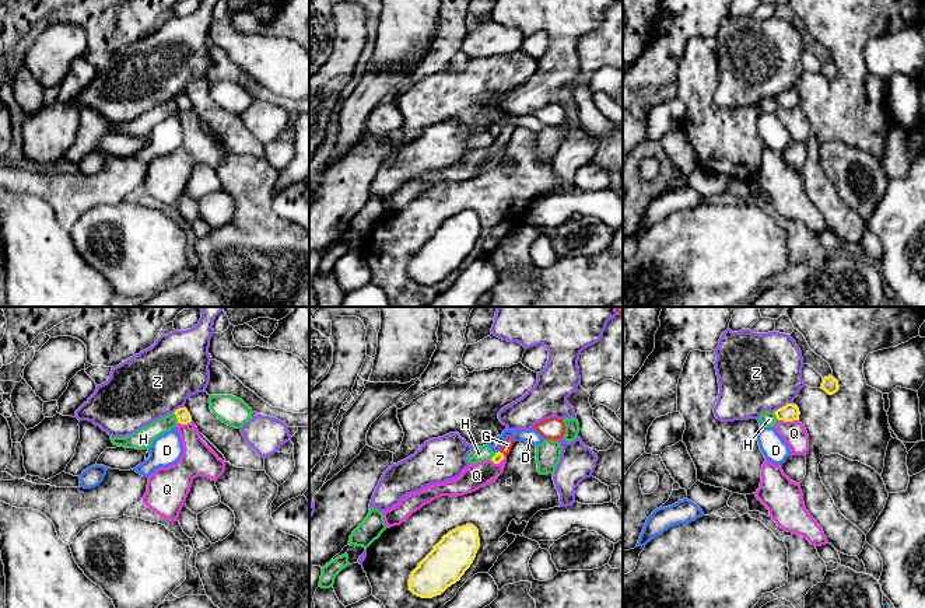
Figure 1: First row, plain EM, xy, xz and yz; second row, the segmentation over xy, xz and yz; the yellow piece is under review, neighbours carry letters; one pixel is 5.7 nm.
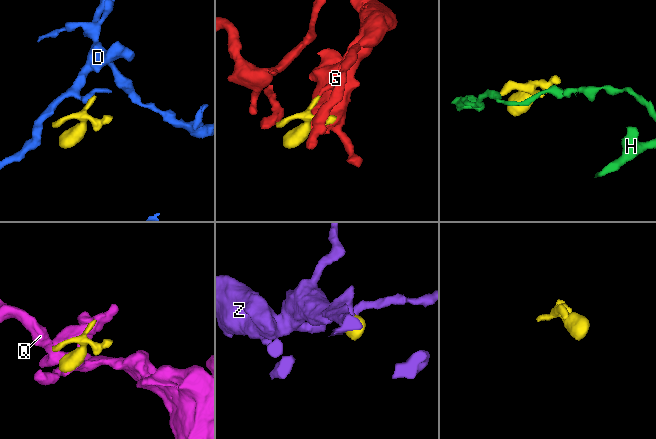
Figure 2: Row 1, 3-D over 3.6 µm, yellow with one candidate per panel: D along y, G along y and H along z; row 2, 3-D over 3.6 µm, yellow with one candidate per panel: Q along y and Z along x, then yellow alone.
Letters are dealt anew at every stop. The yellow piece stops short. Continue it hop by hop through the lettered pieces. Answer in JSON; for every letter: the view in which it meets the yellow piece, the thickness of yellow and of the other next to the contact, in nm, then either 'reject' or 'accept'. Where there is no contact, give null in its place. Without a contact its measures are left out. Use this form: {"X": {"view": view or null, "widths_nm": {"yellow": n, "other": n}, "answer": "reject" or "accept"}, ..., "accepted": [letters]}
{"D": {"view": "xz", "widths_nm": {"yellow": 60, "other": 80}, "answer": "reject"}, "G": {"view": "xz", "widths_nm": {"yellow": 60, "other": 60}, "answer": "accept"}, "H": {"view": "xy", "widths_nm": {"yellow": 80, "other": 120}, "answer": "reject"}, "Q": {"view": "yz", "widths_nm": {"yellow": 100, "other": 140}, "answer": "reject"}, "Z": {"view": "yz", "widths_nm": {"yellow": 100, "other": 440}, "answer": "reject"}, "accepted": ["G"]}

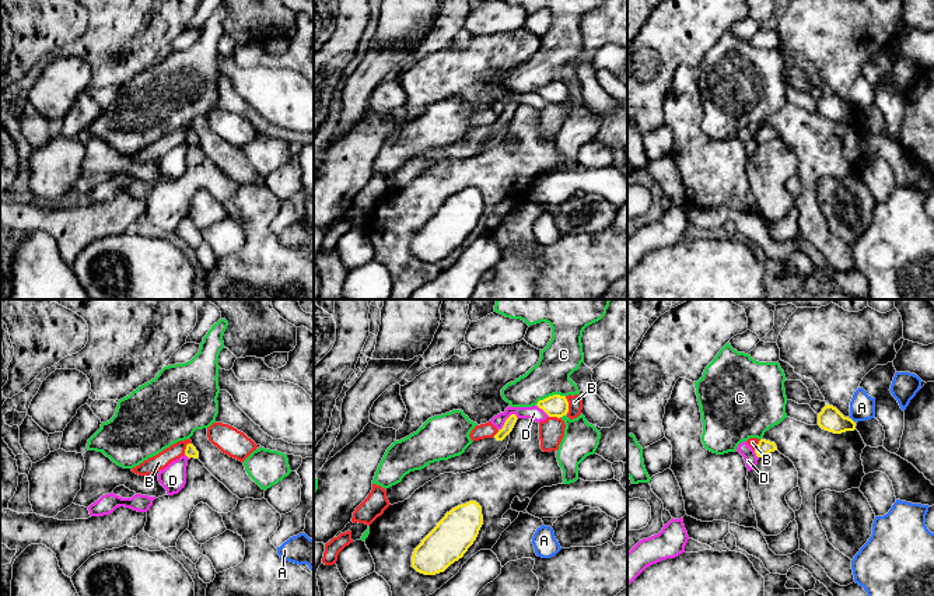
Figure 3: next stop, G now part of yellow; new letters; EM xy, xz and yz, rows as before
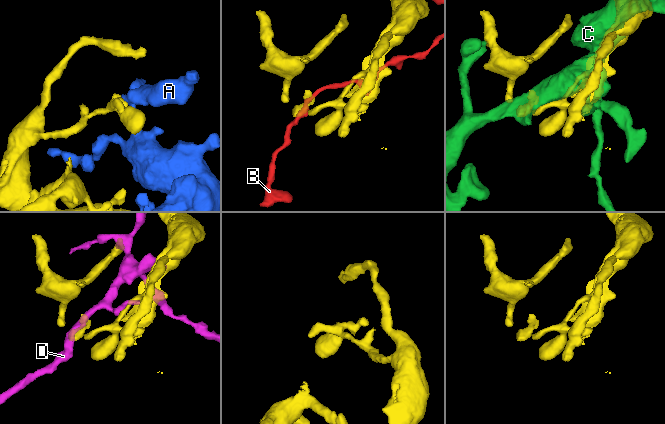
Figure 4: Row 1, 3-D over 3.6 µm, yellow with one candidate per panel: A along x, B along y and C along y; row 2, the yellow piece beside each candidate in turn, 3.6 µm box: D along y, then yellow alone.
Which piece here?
{"A": {"view": "yz", "widths_nm": {"yellow": 140, "other": 140}, "answer": "reject"}, "B": {"view": "xz", "widths_nm": {"yellow": 130, "other": 80}, "answer": "reject"}, "C": {"view": "xz", "widths_nm": {"yellow": 130, "other": 220}, "answer": "reject"}, "D": {"view": "xz", "widths_nm": {"yellow": 60, "other": 80}, "answer": "reject"}, "accepted": []}

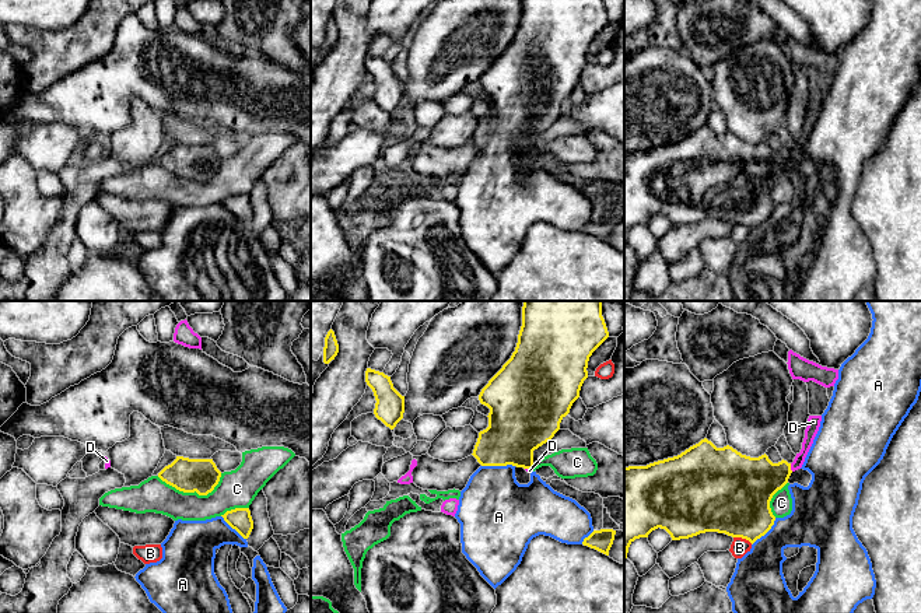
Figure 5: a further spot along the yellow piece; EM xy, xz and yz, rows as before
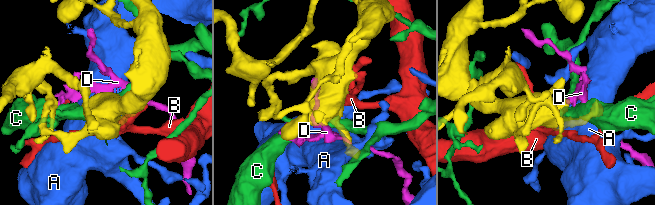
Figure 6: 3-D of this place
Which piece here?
{"A": {"view": "xz", "widths_nm": {"yellow": 320, "other": 400}, "answer": "accept"}, "B": {"view": "yz", "widths_nm": {"yellow": 440, "other": 100}, "answer": "reject"}, "C": {"view": "xy", "widths_nm": {"yellow": 190, "other": 220}, "answer": "reject"}, "D": {"view": "yz", "widths_nm": {"yellow": 300, "other": 70}, "answer": "reject"}, "accepted": ["A"]}

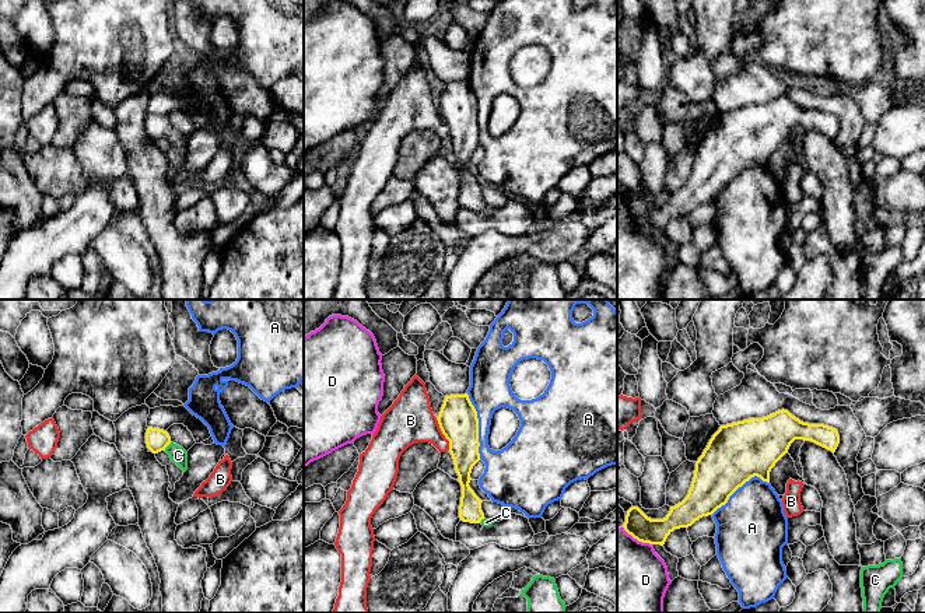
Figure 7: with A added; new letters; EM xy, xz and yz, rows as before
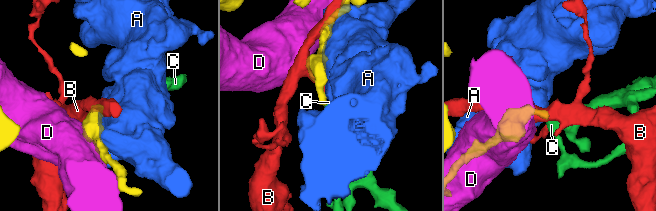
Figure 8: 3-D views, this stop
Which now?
{"A": {"view": "xz", "widths_nm": {"yellow": 220, "other": 240}, "answer": "reject"}, "B": {"view": "xz", "widths_nm": {"yellow": 220, "other": 280}, "answer": "reject"}, "C": {"view": "xy", "widths_nm": {"yellow": 130, "other": 100}, "answer": "accept"}, "D": {"view": "yz", "widths_nm": {"yellow": 150, "other": 480}, "answer": "reject"}, "accepted": ["C"]}

